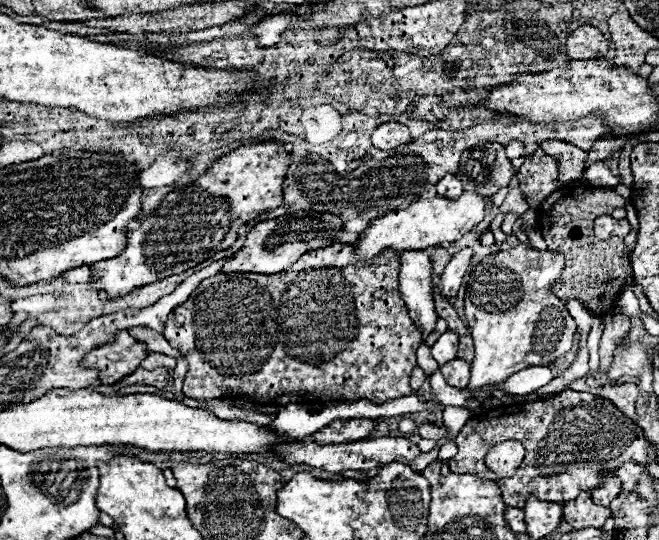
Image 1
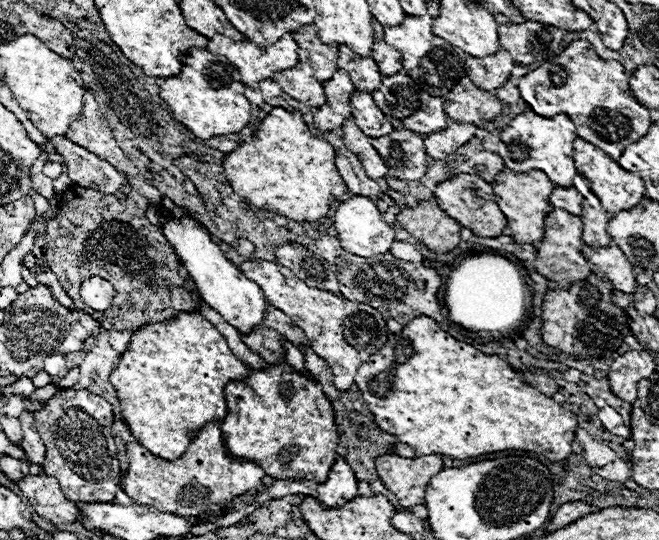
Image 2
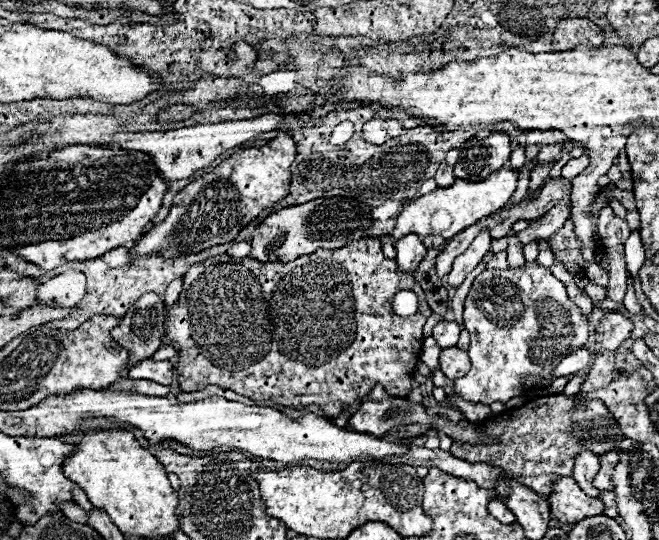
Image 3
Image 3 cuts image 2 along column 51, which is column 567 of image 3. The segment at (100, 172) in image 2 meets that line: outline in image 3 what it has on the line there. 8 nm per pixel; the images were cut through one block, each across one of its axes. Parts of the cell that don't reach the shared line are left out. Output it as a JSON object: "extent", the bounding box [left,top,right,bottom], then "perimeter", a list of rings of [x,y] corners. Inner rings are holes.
{"extent":[526,130,570,146],"perimeter":[[[532,130],[526,136],[526,146],[532,146],[532,144],[544,146],[544,144],[558,144],[558,142],[566,144],[570,140],[560,130]]]}

